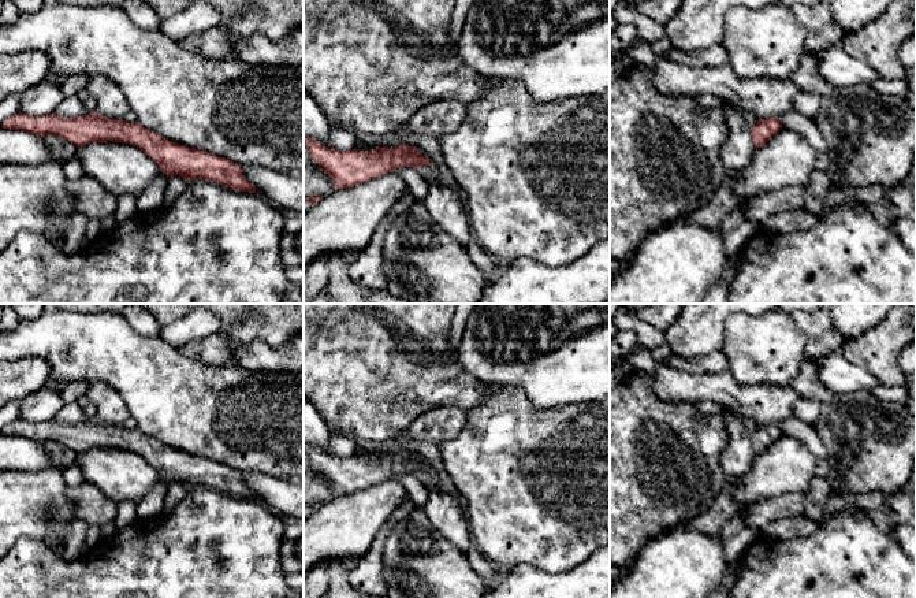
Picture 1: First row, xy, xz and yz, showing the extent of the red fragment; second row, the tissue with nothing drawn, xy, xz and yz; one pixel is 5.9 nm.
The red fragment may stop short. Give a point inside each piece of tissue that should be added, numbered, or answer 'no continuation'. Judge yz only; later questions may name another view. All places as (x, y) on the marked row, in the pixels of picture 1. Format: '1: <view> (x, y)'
1: yz (789, 159)

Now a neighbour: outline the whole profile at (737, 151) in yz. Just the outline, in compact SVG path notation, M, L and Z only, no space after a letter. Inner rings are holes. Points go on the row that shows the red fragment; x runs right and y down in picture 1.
M734 103L722 104L723 116L729 126L729 135L722 145L722 161L729 170L742 171L746 168L756 152L752 140L752 127Z

